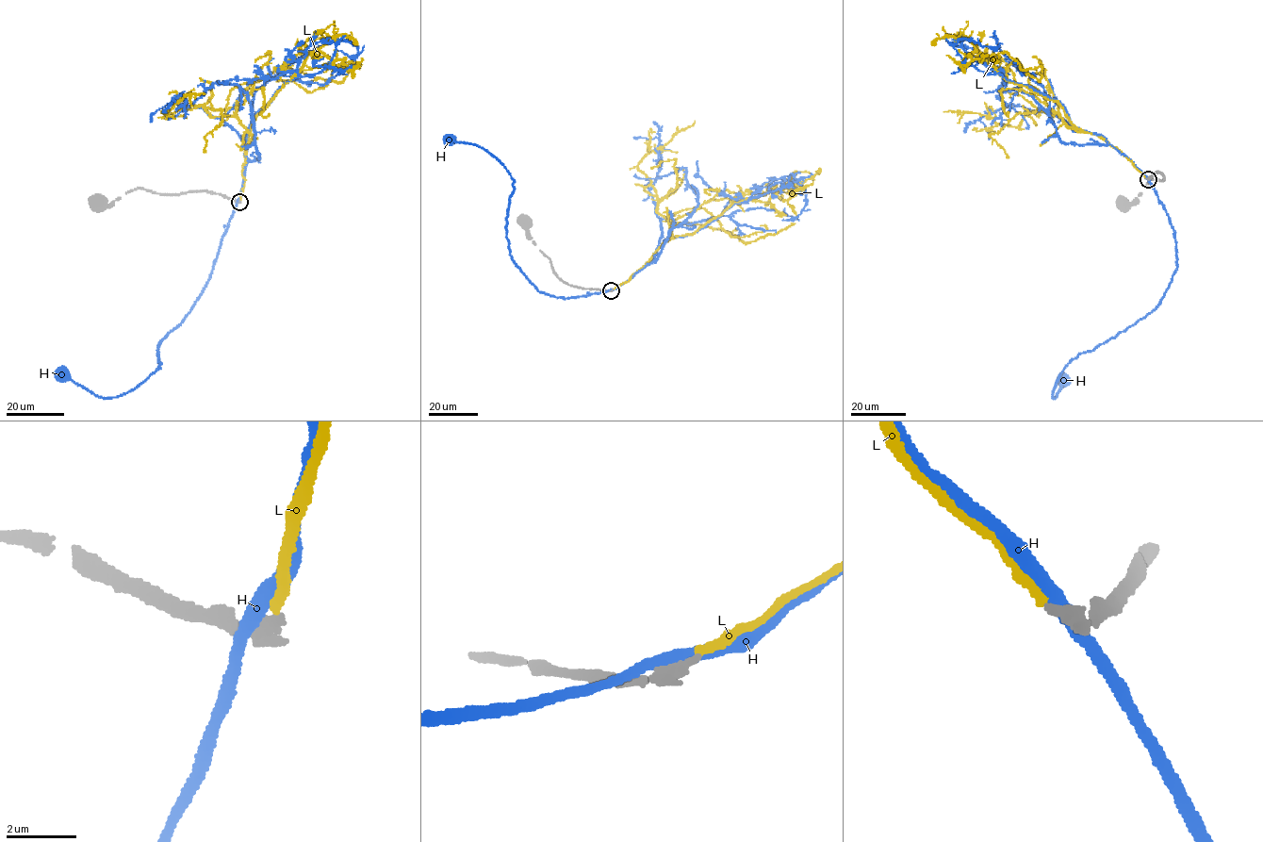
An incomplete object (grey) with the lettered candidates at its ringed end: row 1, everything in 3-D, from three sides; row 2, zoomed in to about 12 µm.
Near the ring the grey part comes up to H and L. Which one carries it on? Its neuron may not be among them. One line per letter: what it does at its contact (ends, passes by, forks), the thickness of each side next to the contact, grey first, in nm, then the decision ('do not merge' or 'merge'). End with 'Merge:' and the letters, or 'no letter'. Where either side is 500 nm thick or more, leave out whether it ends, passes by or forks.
H: 550 nm thick on the grey side, 400 nm on the other; do not merge
L: it ends there; 380 nm thick on the grey side, 280 nm on the other; do not merge
Merge: no letter

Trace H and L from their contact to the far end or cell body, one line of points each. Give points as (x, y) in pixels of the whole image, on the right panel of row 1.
H: (1147, 178), (1175, 242), (1176, 267), (1169, 287), (1145, 316), (1072, 359), (1059, 374), (1053, 397), (1061, 381)
L: (1145, 177), (1056, 101), (1004, 78), (976, 50), (964, 65), (945, 55)

